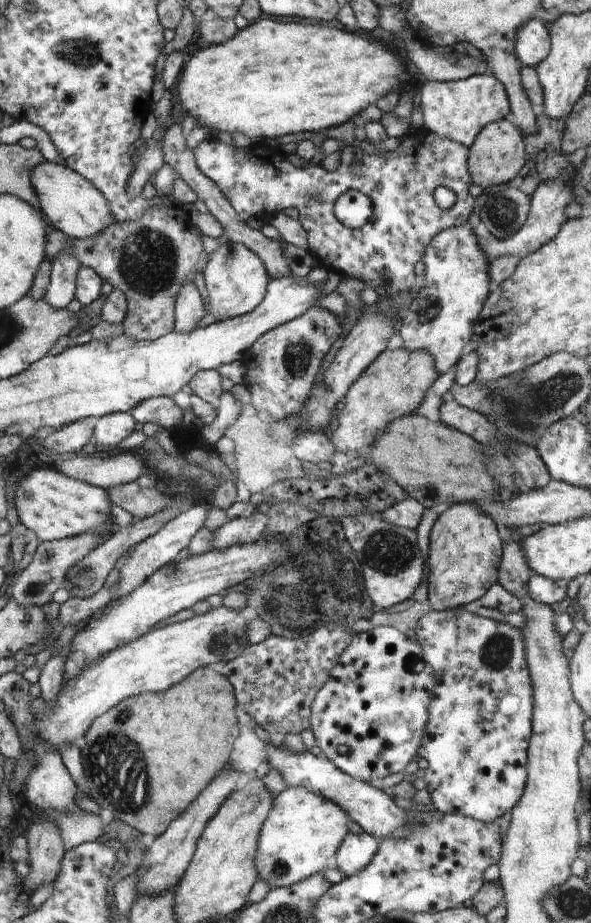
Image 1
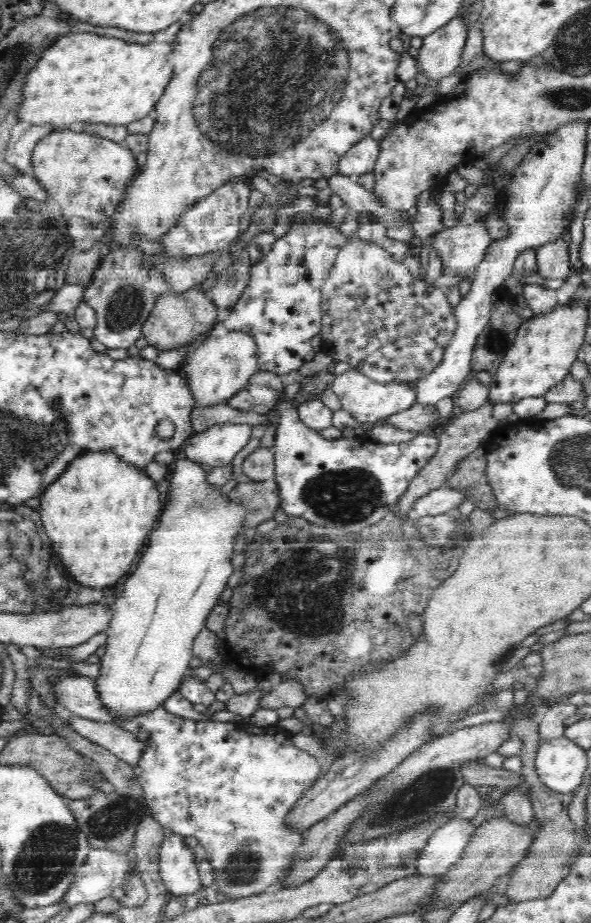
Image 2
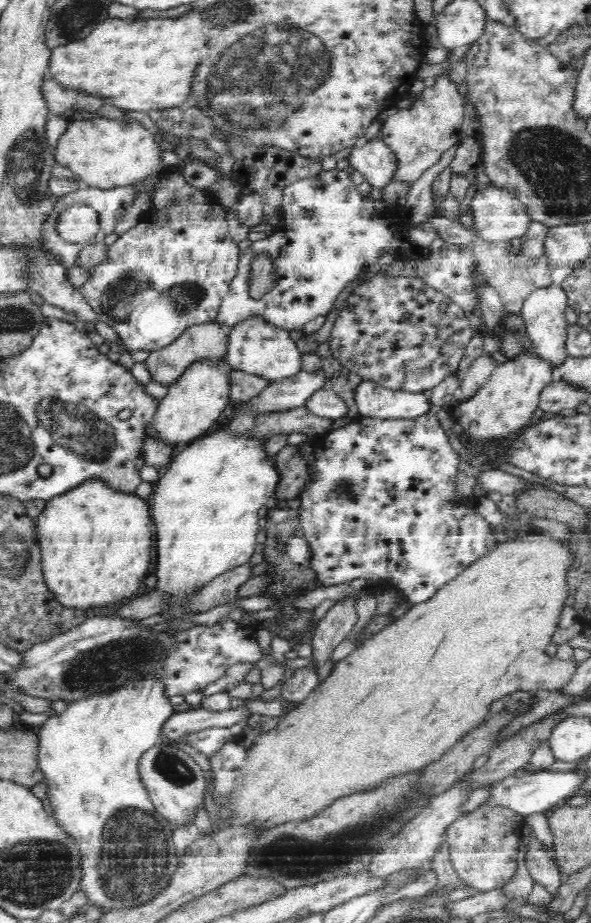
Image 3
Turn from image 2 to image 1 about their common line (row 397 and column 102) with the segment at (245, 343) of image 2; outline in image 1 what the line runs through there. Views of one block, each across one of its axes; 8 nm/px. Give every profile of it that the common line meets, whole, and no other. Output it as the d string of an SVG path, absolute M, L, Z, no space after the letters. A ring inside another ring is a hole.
M45 160L33 171L33 185L42 201L42 210L50 217L53 227L75 239L94 238L116 221L109 198L94 182L62 162Z

